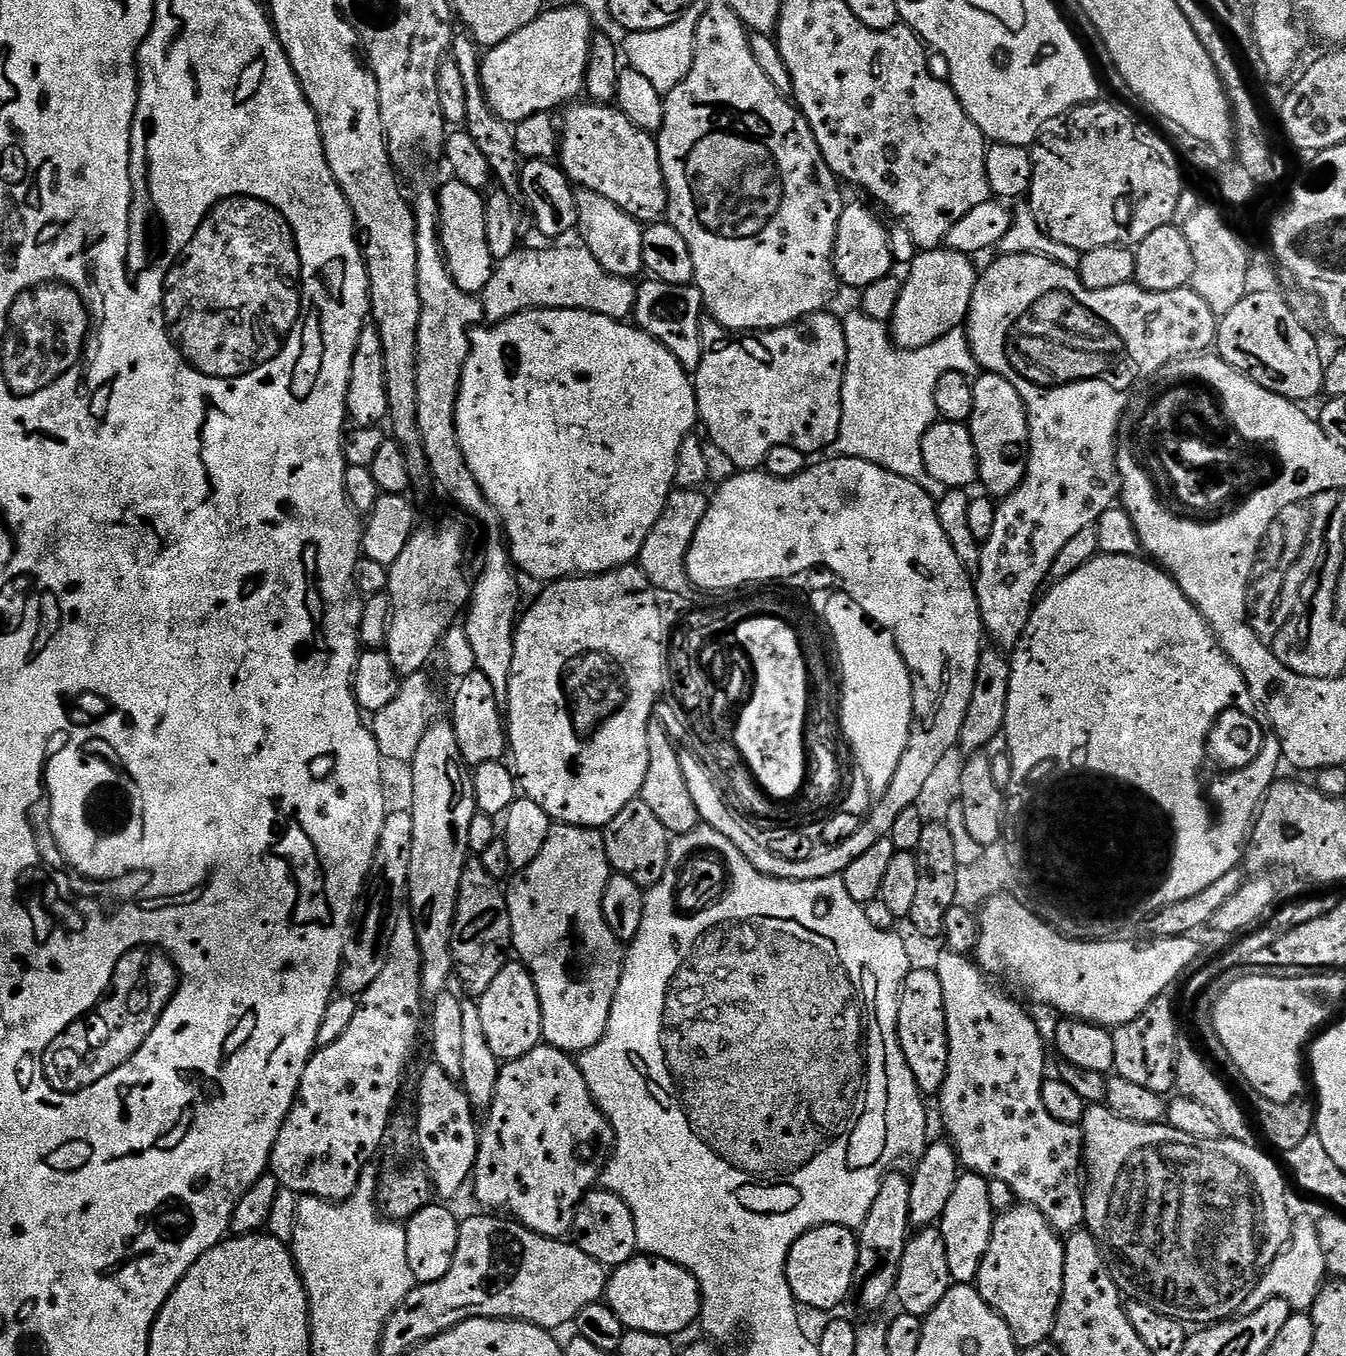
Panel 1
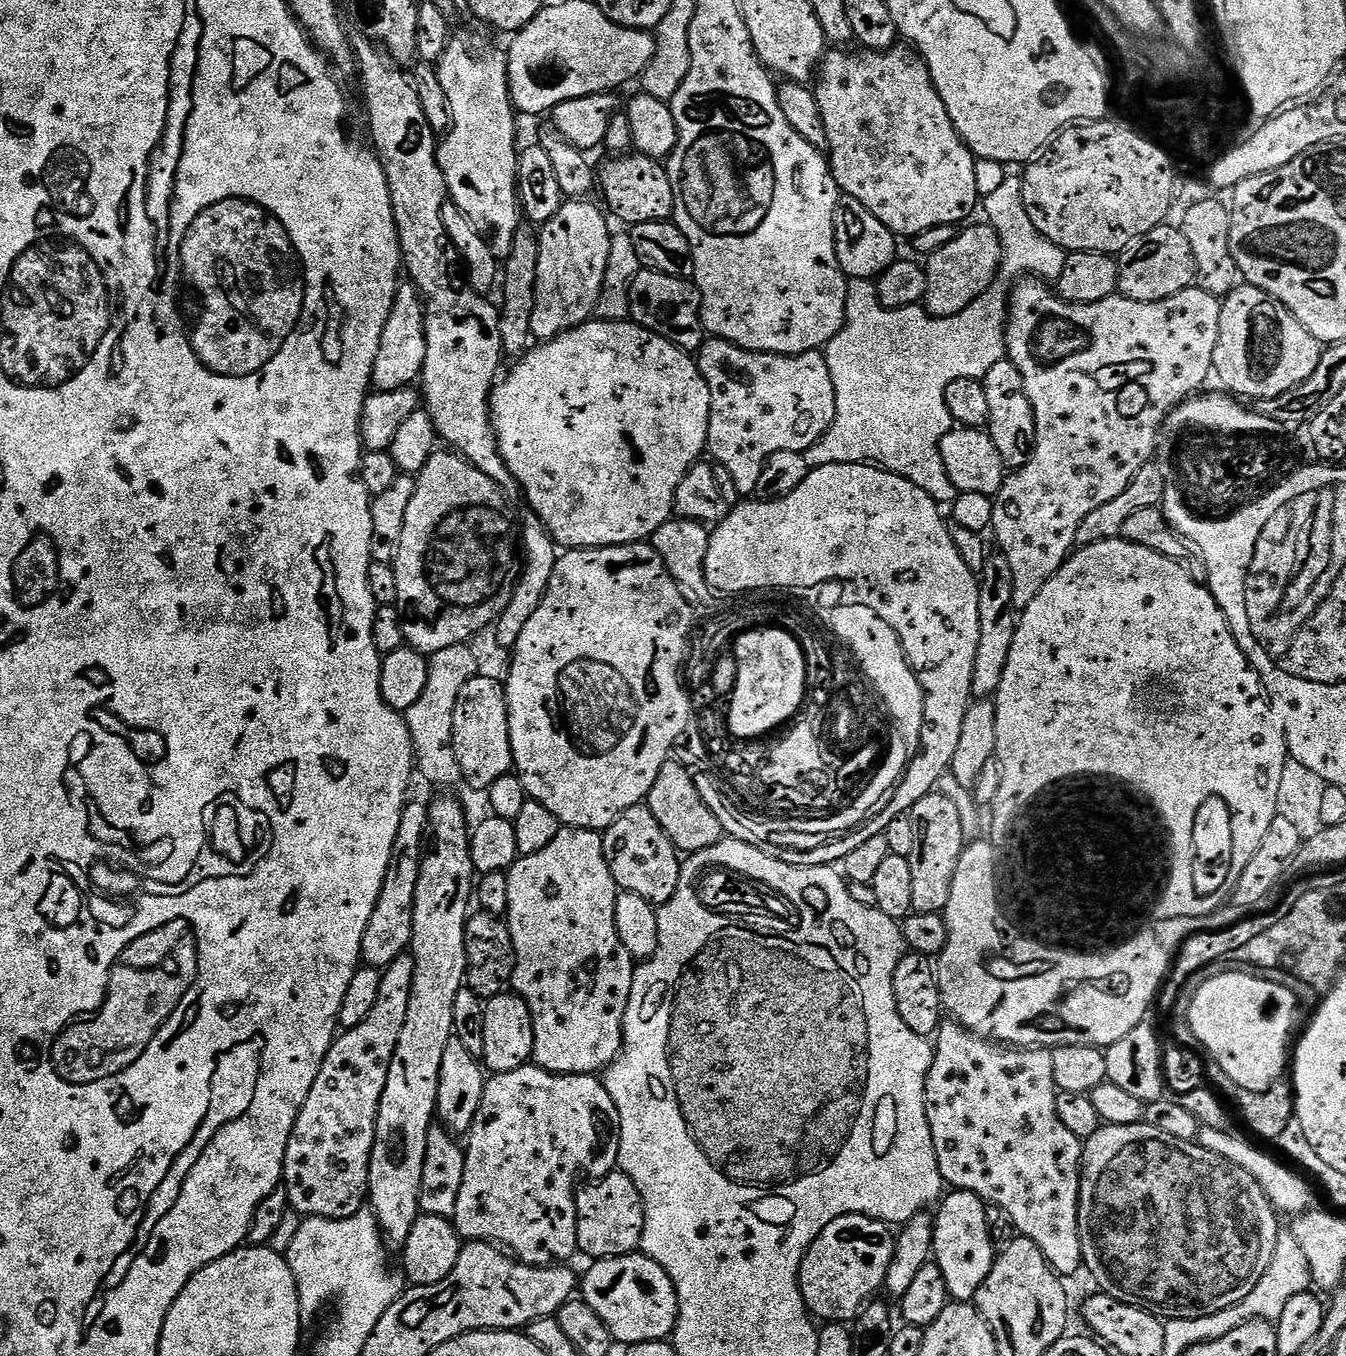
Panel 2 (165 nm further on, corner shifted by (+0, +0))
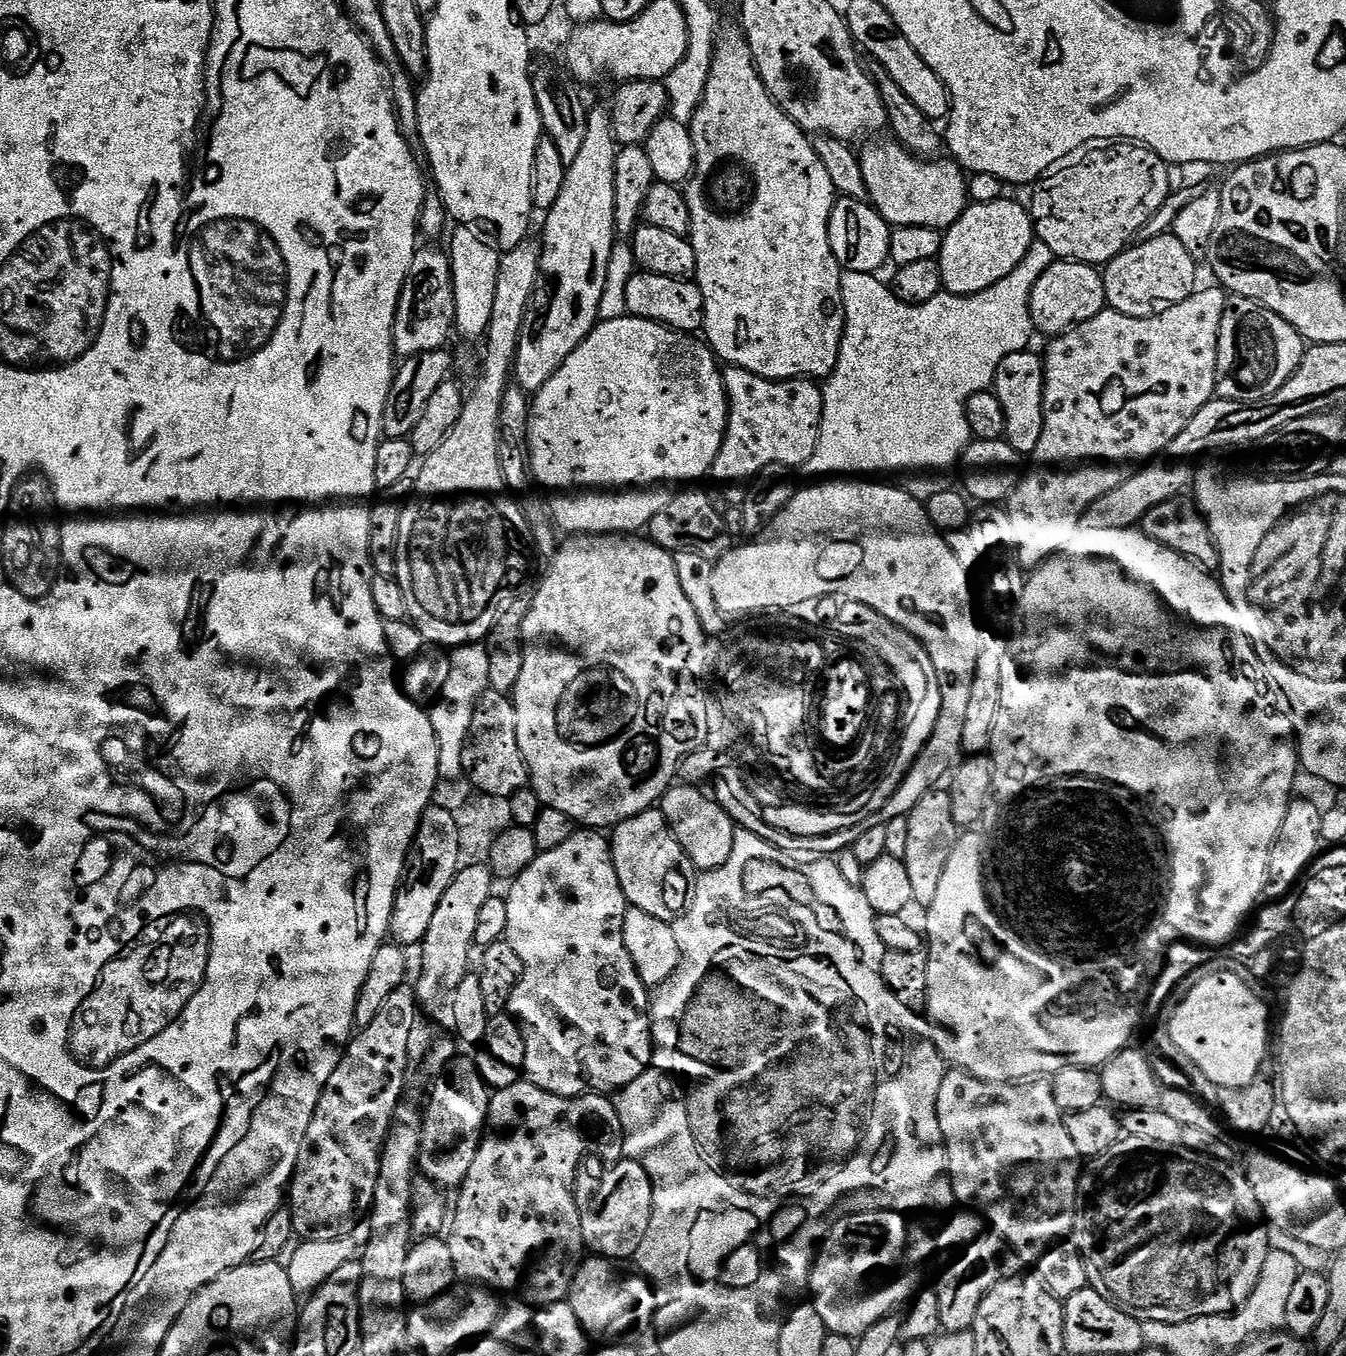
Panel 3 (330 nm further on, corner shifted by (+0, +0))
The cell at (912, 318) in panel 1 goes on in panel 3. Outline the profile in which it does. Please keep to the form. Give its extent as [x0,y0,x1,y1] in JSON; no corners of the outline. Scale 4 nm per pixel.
[938,200,1034,296]

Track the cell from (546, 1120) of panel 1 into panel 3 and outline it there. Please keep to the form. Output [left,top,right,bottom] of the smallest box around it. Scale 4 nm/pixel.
[446,1082,624,1304]

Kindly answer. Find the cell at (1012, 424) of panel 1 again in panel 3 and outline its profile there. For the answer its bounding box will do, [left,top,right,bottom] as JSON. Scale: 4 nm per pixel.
[994,350,1044,454]

